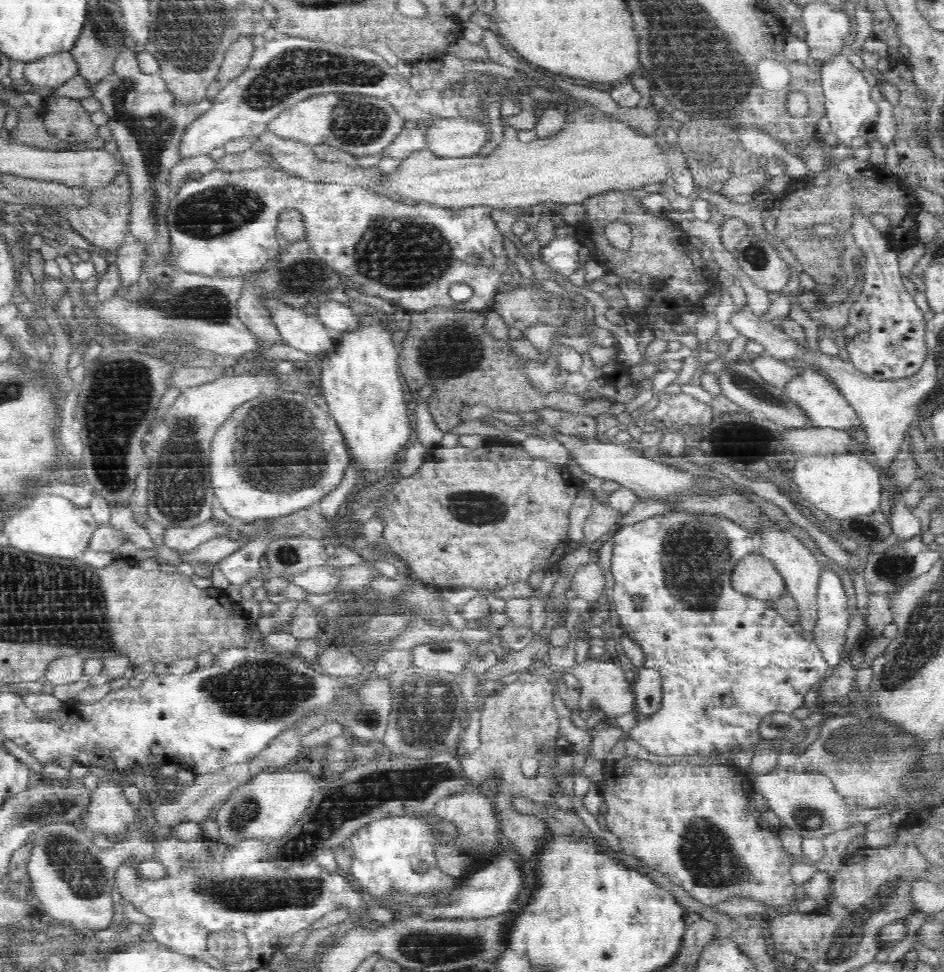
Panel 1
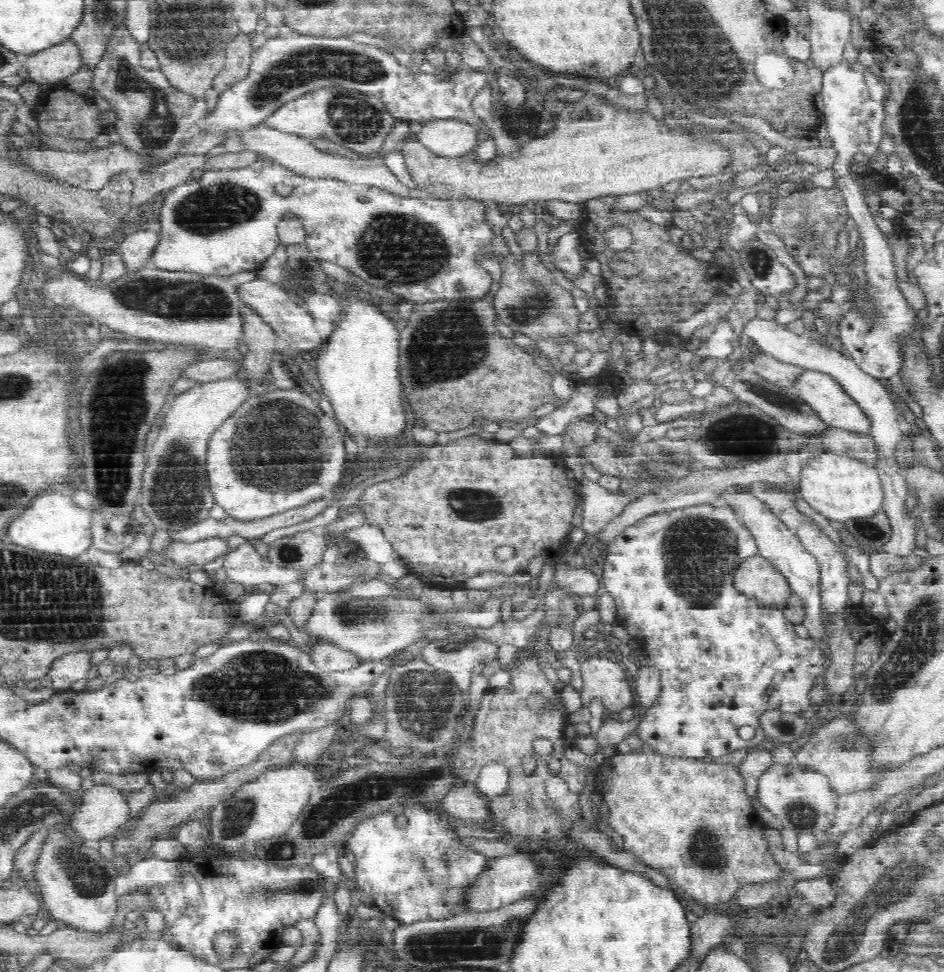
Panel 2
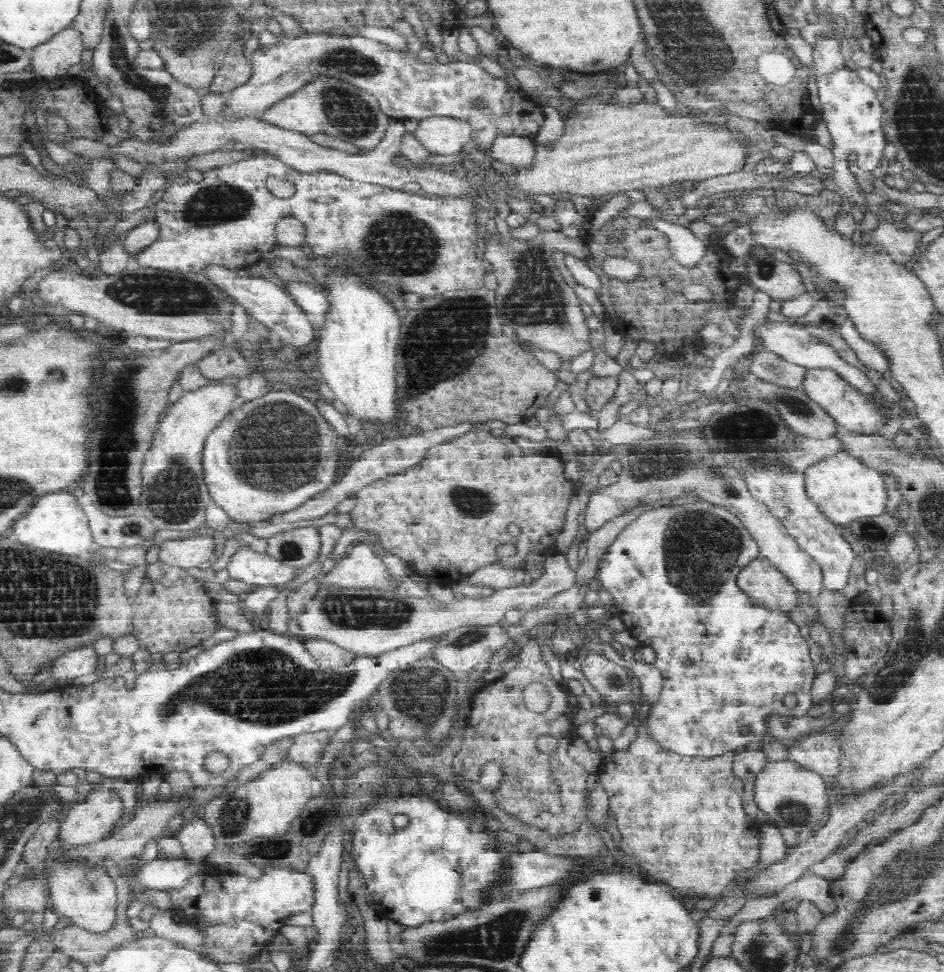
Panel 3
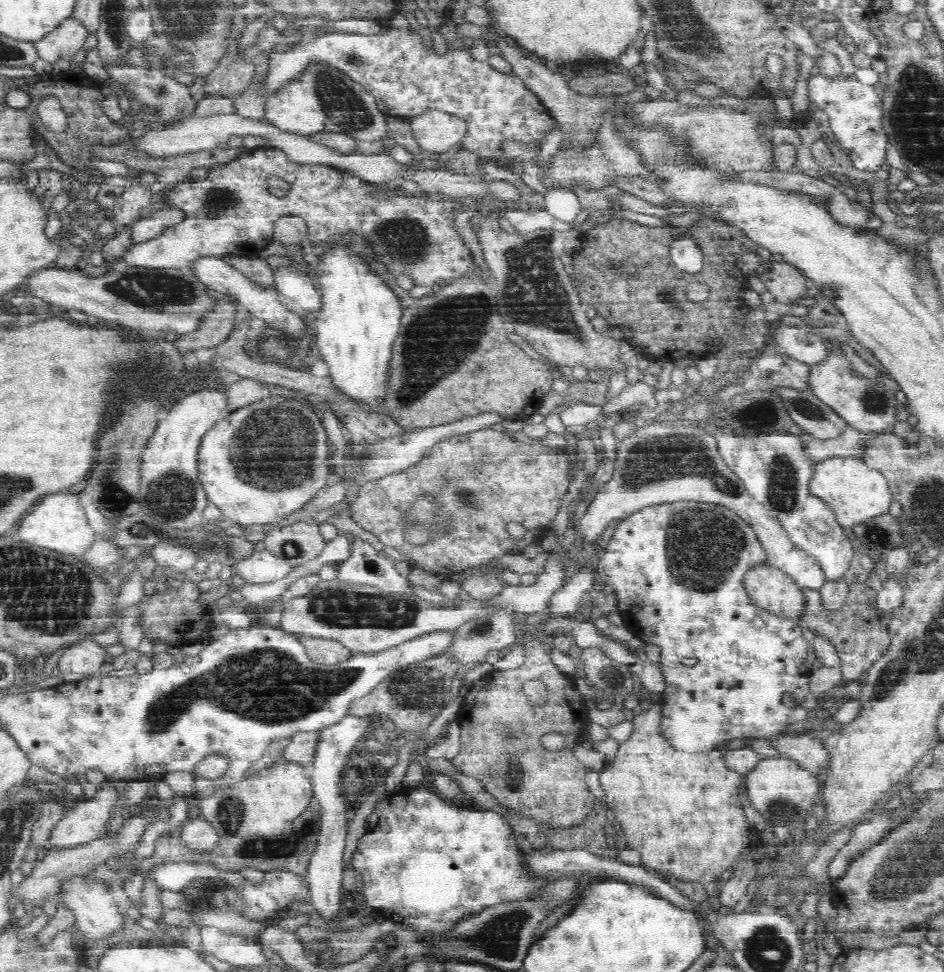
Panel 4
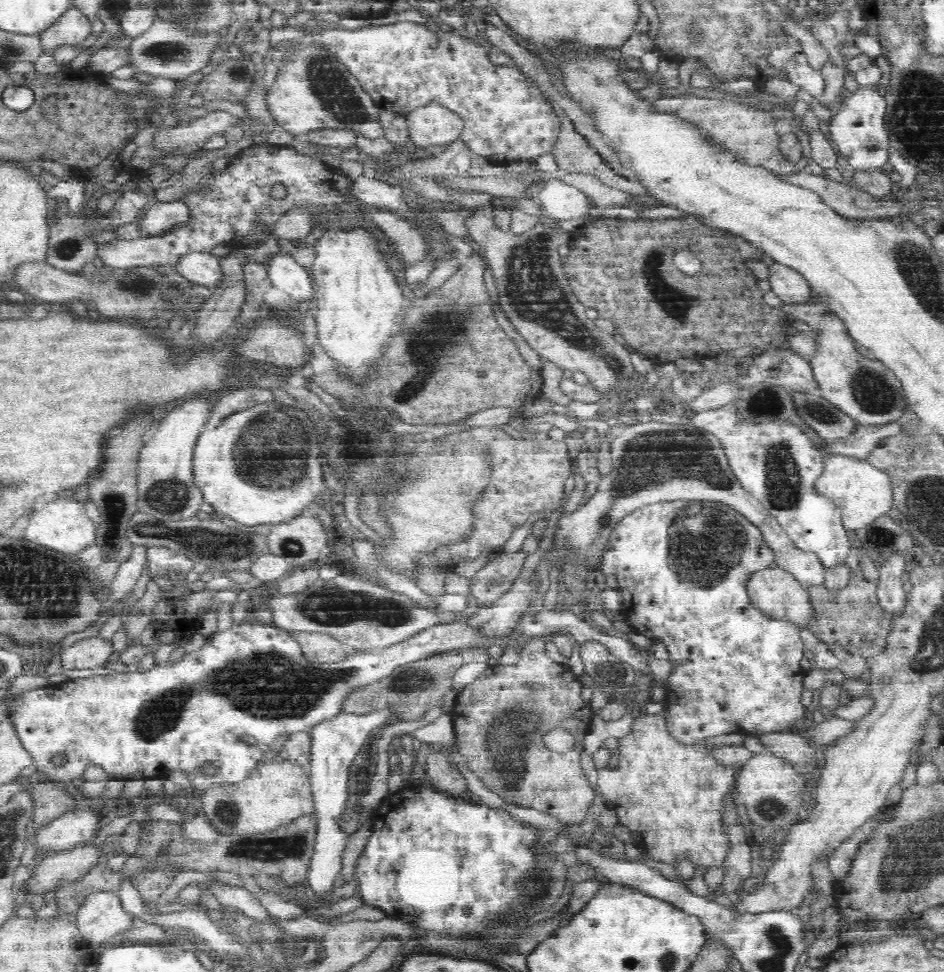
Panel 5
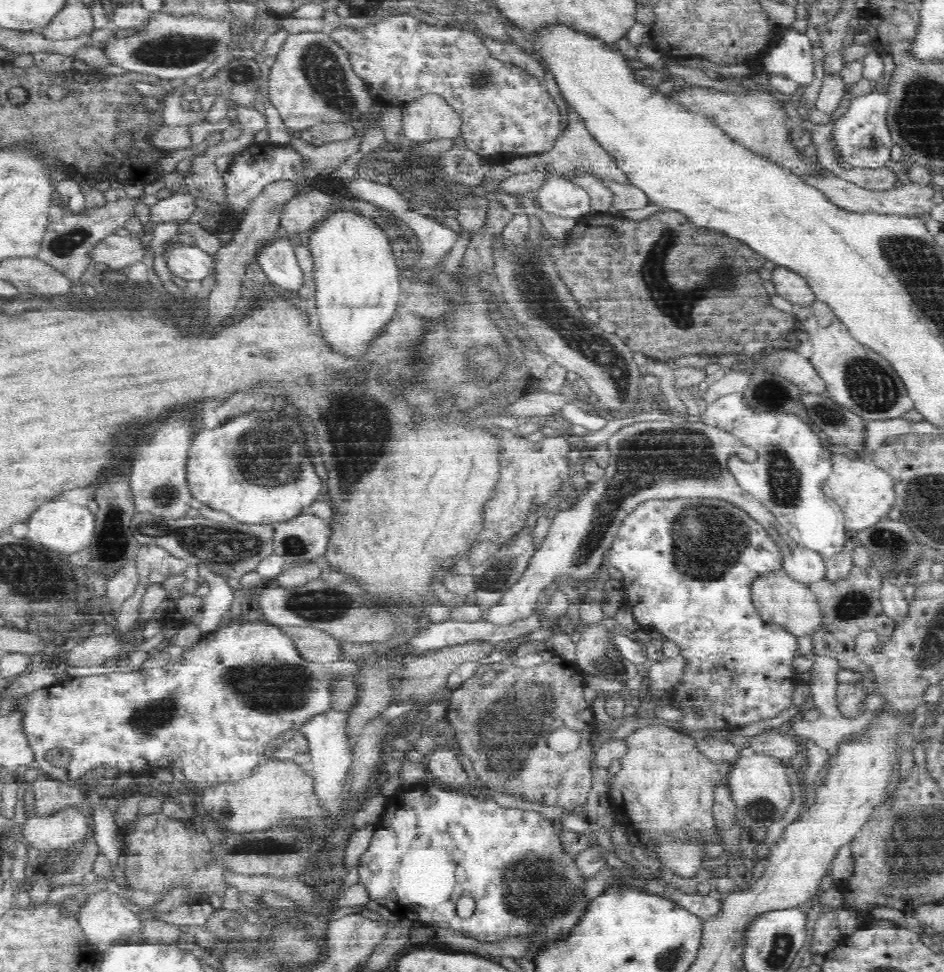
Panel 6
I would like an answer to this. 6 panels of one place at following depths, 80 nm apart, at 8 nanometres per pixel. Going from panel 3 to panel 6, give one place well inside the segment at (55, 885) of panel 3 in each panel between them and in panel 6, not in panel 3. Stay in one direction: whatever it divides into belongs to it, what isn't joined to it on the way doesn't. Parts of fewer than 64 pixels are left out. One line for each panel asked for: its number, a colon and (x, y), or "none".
4: (97, 915)
5: (101, 916)
6: (106, 918)

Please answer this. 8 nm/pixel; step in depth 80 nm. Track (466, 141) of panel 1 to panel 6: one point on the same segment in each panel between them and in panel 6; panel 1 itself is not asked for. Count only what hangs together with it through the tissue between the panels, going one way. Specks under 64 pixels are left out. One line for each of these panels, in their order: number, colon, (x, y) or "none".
2: (451, 138)
3: (445, 135)
4: (437, 132)
5: (431, 124)
6: (427, 117)

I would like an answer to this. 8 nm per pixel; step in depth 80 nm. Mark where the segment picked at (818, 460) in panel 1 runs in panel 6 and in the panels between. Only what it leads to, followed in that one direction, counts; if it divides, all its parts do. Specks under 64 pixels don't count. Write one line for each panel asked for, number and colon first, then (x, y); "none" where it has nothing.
2: (840, 488)
3: (847, 490)
4: (858, 493)
5: (864, 493)
6: (865, 493)

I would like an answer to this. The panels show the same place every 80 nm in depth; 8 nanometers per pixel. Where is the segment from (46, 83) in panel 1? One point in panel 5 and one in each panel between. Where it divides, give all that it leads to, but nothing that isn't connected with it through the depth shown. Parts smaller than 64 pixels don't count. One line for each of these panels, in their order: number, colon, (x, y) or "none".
2: (48, 66)
3: (52, 58)
4: (68, 37)
5: (73, 26)

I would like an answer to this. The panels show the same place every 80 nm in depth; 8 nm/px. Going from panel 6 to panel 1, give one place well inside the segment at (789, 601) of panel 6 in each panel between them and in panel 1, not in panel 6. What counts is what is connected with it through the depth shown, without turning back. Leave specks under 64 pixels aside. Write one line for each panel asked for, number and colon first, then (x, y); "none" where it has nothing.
1: (755, 576)
2: (757, 578)
3: (767, 586)
4: (769, 588)
5: (777, 594)

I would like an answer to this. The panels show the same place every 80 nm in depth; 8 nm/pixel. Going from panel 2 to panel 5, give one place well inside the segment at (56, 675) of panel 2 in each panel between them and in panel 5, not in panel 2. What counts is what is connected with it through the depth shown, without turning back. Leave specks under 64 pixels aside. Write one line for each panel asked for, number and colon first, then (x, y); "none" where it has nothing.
3: (84, 660)
4: (85, 656)
5: (93, 652)

